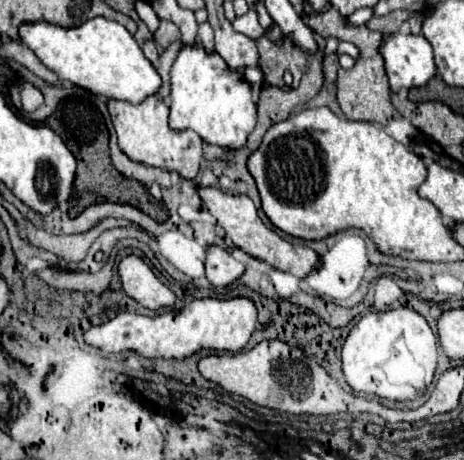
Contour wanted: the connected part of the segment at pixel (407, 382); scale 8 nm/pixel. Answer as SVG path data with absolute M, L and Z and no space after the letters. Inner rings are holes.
M412 308L364 314L350 330L342 346L342 372L356 392L376 394L388 400L412 400L424 394L434 378L438 344L430 324Z

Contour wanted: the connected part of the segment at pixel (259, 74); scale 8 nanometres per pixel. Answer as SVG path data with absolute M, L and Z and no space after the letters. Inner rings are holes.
M258 66L244 68L244 78L252 84L252 92L254 92L254 100L256 100L258 98L258 92L264 86L264 72L262 72L262 68L258 68Z

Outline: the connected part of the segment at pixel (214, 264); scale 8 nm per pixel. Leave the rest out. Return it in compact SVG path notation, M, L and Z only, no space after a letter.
M208 246L206 248L206 278L214 286L228 286L244 272L244 264L234 260L226 248Z

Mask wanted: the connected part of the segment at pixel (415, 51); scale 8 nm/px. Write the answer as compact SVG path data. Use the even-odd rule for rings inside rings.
M392 32L380 44L392 92L426 84L436 74L432 46L424 36Z

